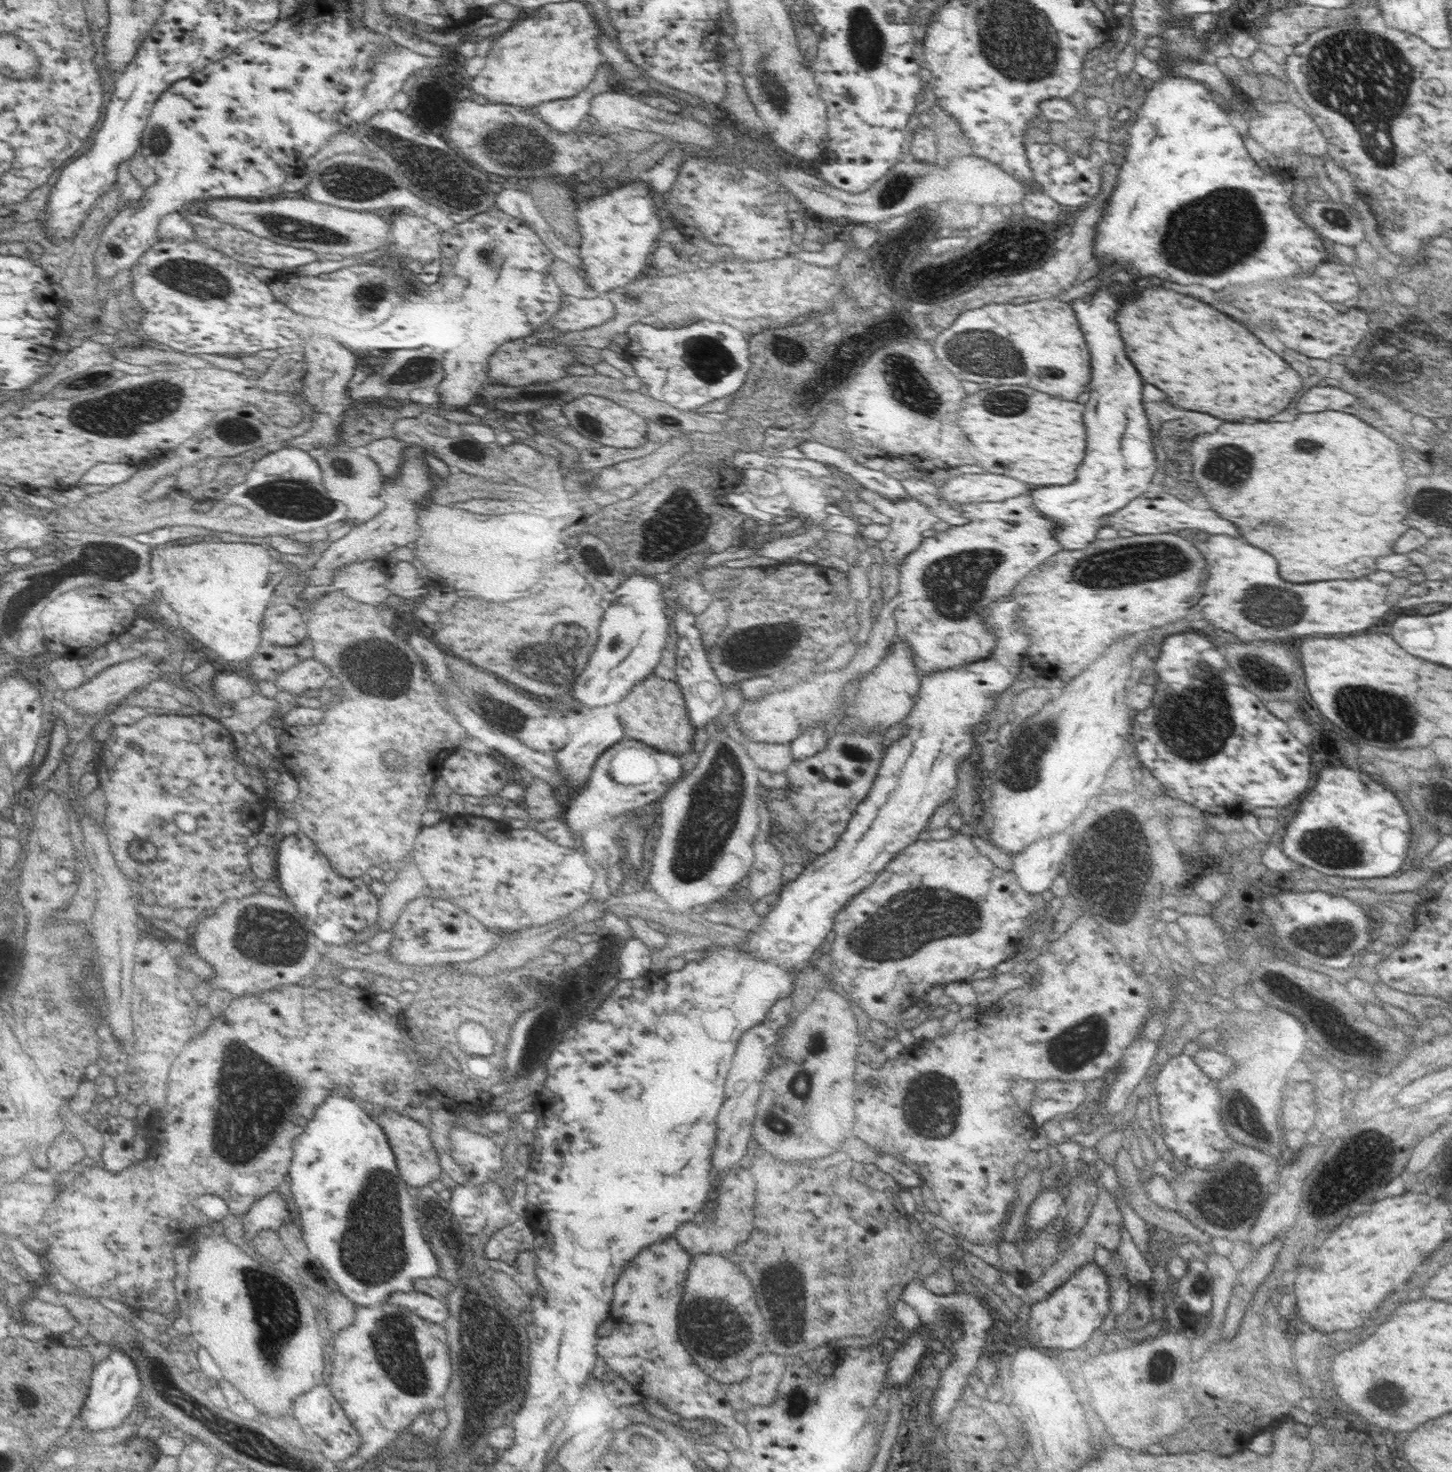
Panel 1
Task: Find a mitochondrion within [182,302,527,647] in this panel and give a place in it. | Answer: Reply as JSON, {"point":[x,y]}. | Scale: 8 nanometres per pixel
{"point":[300,499]}

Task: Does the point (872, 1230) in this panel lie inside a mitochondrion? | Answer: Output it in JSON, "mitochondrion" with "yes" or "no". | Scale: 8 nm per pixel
{"mitochondrion":"no"}

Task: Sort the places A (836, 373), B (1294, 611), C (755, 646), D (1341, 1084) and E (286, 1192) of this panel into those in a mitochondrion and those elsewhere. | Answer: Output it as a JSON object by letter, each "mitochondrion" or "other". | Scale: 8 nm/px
{"A":"other","B":"mitochondrion","C":"mitochondrion","D":"other","E":"other"}

